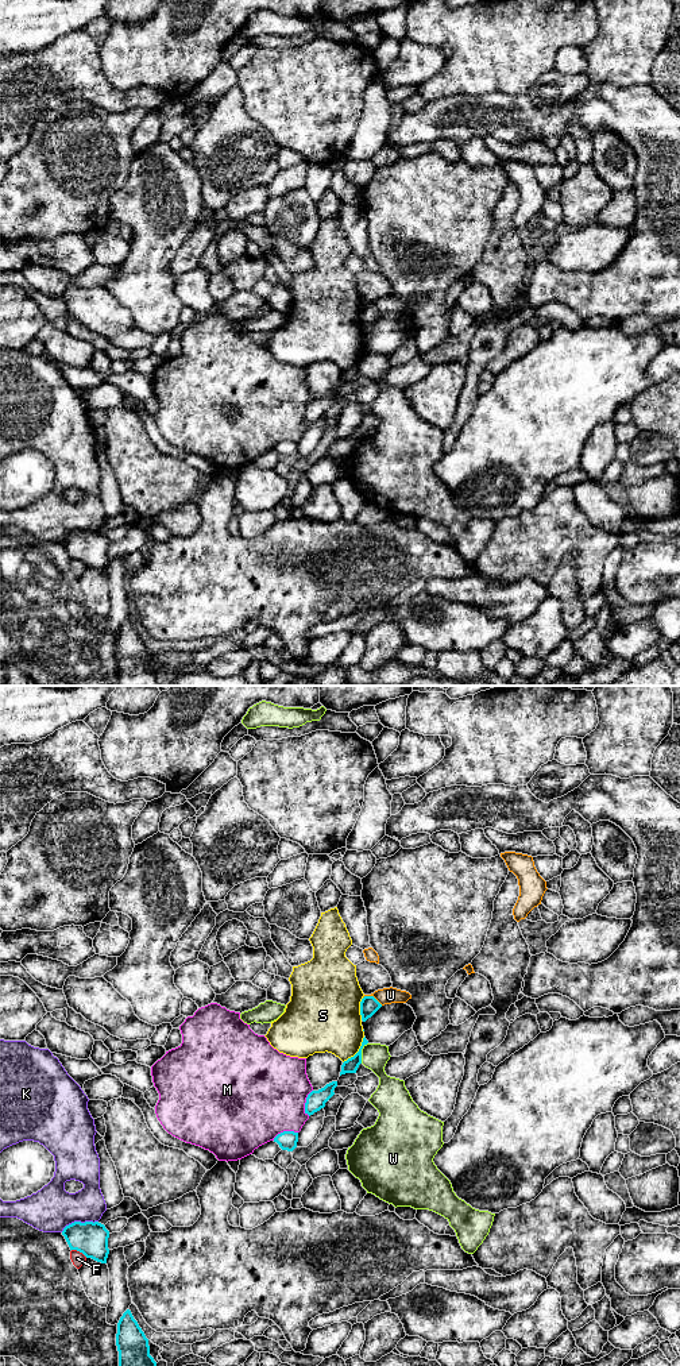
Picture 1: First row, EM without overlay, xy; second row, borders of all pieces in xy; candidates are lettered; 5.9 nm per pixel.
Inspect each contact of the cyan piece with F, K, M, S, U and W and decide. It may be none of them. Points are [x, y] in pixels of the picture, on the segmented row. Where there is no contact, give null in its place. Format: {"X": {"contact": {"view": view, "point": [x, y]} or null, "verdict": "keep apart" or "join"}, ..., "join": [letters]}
{"F": {"contact": {"view": "xy", "point": [80, 1251]}, "verdict": "keep apart"}, "K": {"contact": {"view": "xy", "point": [78, 1222]}, "verdict": "keep apart"}, "M": {"contact": {"view": "xy", "point": [305, 1103]}, "verdict": "keep apart"}, "S": {"contact": {"view": "xy", "point": [358, 1052]}, "verdict": "keep apart"}, "U": {"contact": {"view": "xy", "point": [373, 996]}, "verdict": "keep apart"}, "W": {"contact": {"view": "xy", "point": [360, 1053]}, "verdict": "keep apart"}, "join": []}

